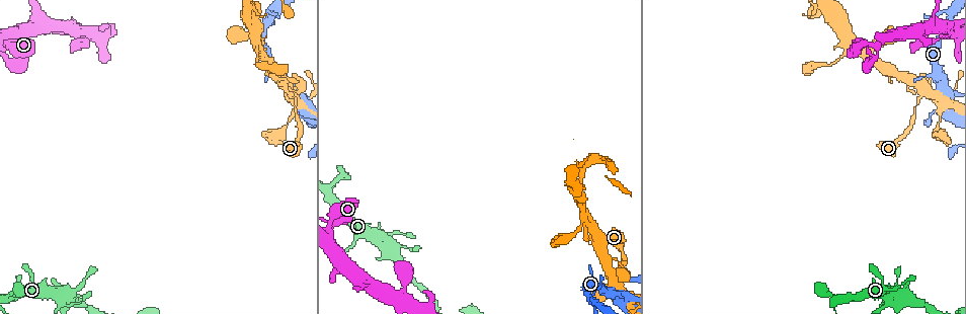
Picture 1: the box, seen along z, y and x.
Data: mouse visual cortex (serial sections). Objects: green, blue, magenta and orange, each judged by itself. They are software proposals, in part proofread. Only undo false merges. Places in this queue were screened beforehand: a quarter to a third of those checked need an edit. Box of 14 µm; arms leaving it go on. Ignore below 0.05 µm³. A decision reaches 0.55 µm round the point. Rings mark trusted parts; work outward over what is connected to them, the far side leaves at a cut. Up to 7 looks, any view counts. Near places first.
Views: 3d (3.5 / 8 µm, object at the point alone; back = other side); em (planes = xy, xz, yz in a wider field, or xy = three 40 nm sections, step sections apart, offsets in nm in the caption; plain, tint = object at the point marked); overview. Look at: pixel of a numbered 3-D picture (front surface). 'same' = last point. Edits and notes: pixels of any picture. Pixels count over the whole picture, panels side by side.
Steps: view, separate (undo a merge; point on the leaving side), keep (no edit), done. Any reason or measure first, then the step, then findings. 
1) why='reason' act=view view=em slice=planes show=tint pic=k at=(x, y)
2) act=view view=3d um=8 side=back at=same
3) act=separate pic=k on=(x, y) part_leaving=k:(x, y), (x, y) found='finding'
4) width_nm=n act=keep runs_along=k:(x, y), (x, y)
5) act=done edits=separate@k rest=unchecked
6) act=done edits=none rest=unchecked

why='thin arm on a thick one' act=view view=3d um=3.5 pic=1 at=(923, 92)

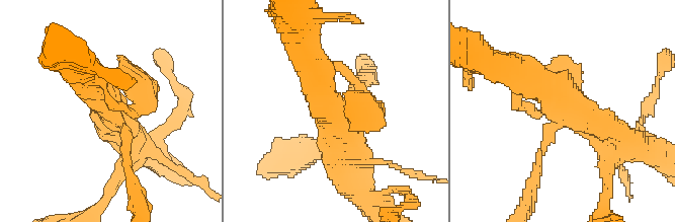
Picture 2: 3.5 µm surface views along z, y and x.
why='now the EM' act=view view=em slice=xy step=1 show=tint pic=2 at=(110, 113)

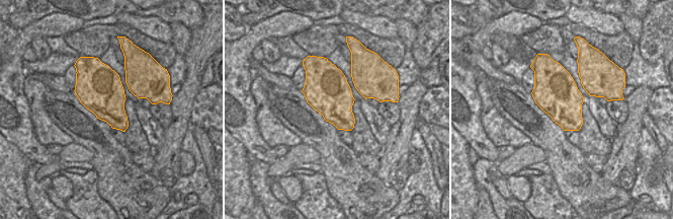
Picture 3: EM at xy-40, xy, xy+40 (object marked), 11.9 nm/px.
act=keep runs_along=2:(129, 167), (125, 127), (85, 74) found='continuous, no second cell'

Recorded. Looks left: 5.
why='three-way junction' act=view view=3d um=3.5 pic=1 at=(269, 22)

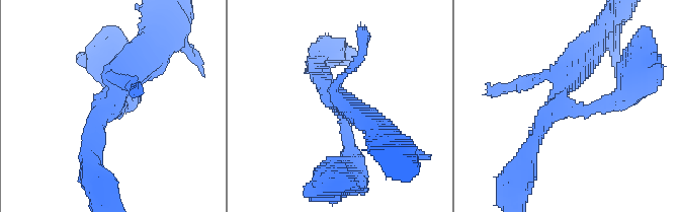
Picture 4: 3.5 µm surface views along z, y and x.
why='need the tissue' act=view view=em slice=xy step=5 show=tint pic=4 at=(560, 105)

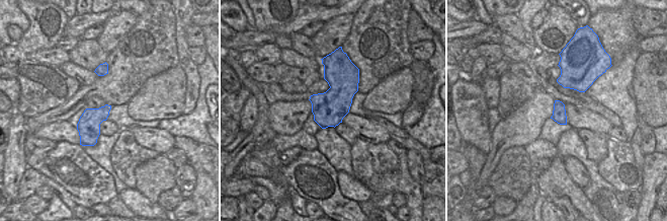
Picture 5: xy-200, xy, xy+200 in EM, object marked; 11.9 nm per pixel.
act=view view=em slice=xy step=2 show=tint at=same

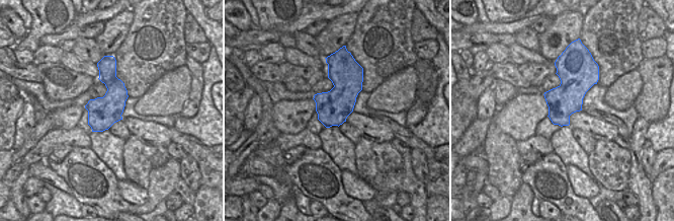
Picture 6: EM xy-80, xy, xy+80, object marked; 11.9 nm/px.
act=keep runs_along=4:(525, 161), (587, 58) found='one cell here'

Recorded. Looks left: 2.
act=done edits=none rest=unchecked

